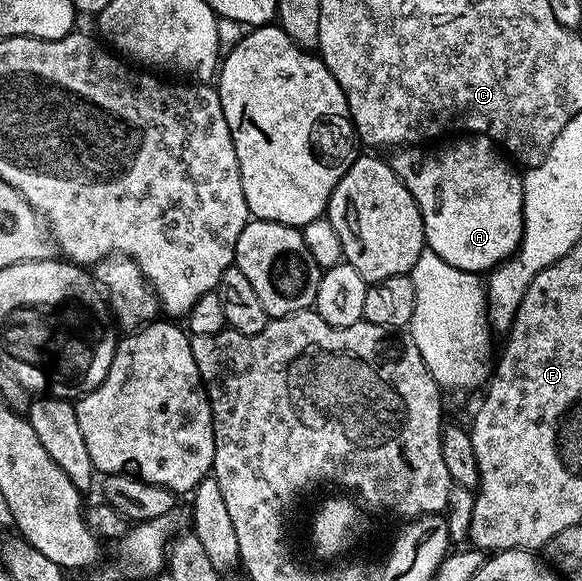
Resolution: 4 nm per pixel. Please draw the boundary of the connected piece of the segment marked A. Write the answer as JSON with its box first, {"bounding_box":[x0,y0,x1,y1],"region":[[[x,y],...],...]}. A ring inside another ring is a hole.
{"bounding_box":[391,134,525,274],"region":[[[465,134],[460,138],[450,139],[448,143],[449,142],[449,148],[437,148],[441,146],[402,147],[400,150],[392,153],[391,163],[395,170],[395,174],[401,179],[403,186],[407,186],[407,190],[411,190],[411,198],[415,198],[415,202],[419,206],[419,214],[423,218],[423,230],[425,231],[425,242],[428,251],[439,254],[439,258],[443,258],[443,262],[447,262],[459,270],[467,270],[468,272],[475,272],[478,274],[488,274],[492,272],[497,265],[504,264],[505,261],[516,252],[518,246],[521,244],[521,235],[523,234],[523,226],[525,225],[523,222],[523,190],[525,189],[523,176],[520,171],[518,173],[516,172],[518,169],[510,163],[506,153],[502,151],[498,145],[494,144],[488,136]]]}

